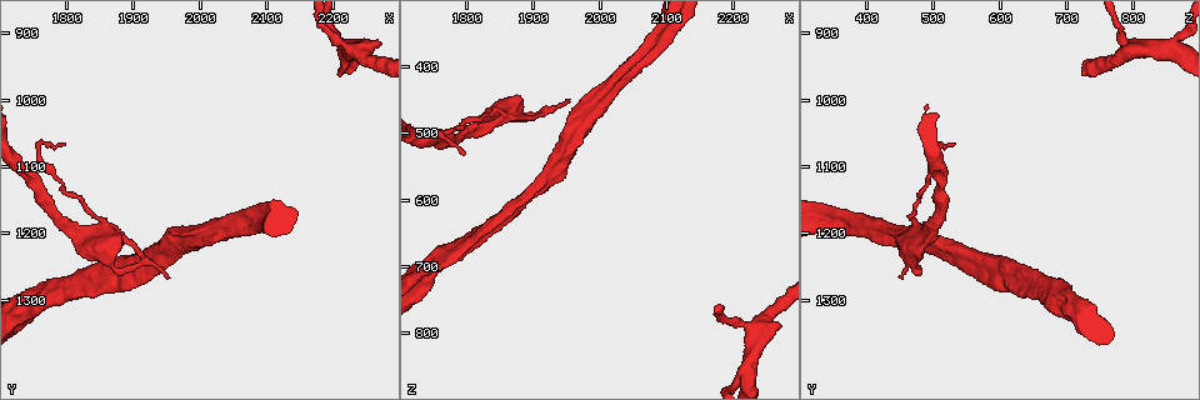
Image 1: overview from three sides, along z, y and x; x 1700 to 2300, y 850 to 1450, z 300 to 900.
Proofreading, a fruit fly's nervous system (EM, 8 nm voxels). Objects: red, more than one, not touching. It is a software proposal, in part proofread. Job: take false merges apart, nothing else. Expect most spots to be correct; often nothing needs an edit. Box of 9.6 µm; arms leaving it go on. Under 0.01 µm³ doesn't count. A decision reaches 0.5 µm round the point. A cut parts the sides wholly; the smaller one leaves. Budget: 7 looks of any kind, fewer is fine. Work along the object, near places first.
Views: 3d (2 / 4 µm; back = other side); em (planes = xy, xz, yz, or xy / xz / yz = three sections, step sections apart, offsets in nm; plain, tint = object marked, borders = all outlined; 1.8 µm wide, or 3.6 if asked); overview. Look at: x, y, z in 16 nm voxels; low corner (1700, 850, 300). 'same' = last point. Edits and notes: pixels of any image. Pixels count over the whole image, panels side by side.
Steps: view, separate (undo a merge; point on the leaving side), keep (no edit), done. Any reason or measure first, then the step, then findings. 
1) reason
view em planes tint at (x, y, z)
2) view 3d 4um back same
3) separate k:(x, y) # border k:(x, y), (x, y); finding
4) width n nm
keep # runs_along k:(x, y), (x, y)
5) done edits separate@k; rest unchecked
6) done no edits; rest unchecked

view 3d 2um at (1840, 1220, 475)

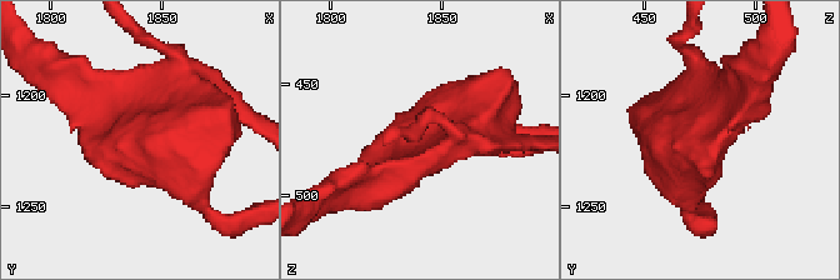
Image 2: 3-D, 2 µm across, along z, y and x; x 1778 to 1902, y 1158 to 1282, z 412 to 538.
view em planes plain at (1843, 1218, 476)

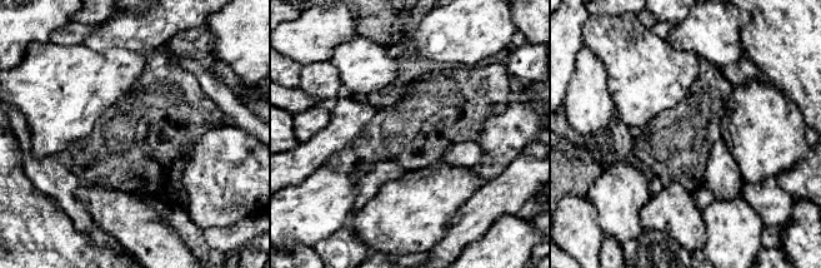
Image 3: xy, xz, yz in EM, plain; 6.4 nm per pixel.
view em planes tint same

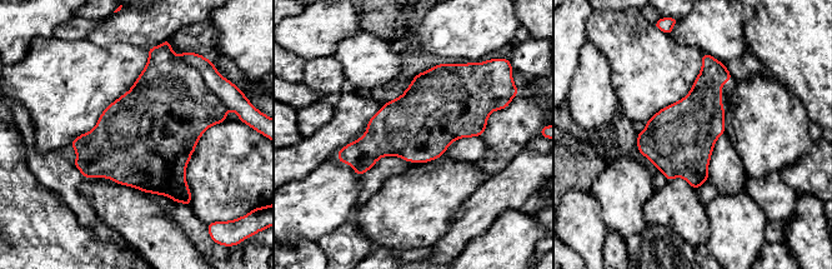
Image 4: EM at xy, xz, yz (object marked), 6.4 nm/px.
keep # continuous, no second neuron

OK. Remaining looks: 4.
branch point
view em planes tint at (1890, 1255, 600)

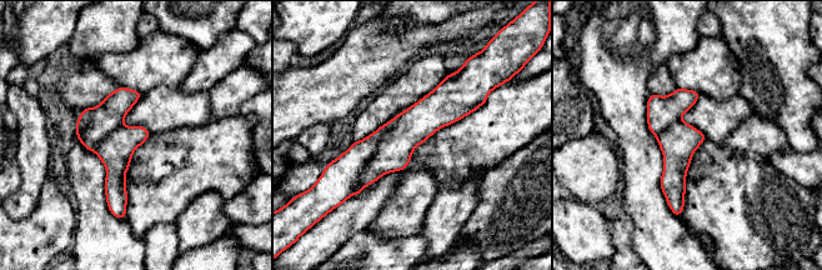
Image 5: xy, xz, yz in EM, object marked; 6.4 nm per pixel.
keep # continuous, no second neuron

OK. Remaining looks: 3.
thick turns thin
view 3d 4um at (2100, 1180, 340)

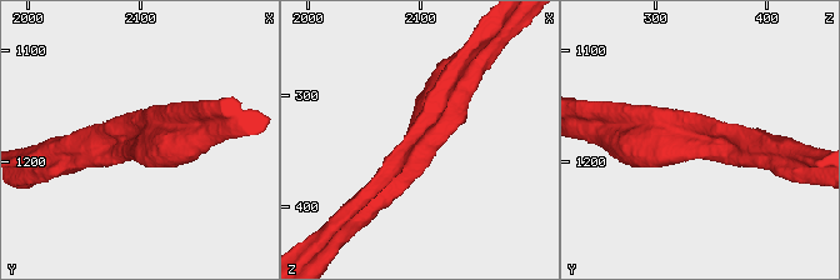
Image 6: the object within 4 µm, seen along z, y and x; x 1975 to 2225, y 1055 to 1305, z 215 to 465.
shape alone is not enough
view em 3.6um yz step 8 tint at (2100, 1184, 342)

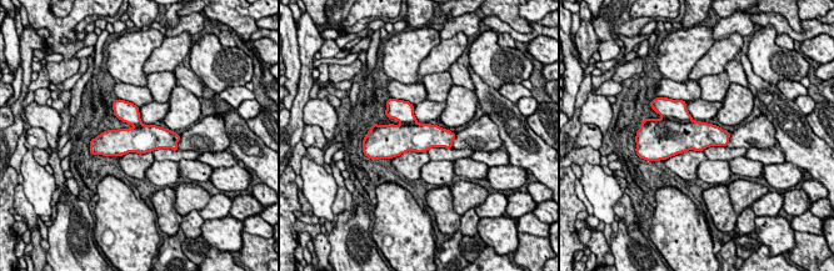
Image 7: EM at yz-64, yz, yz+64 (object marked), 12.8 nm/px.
keep # all the same neuron

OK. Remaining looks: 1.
done no edits; rest unchecked

